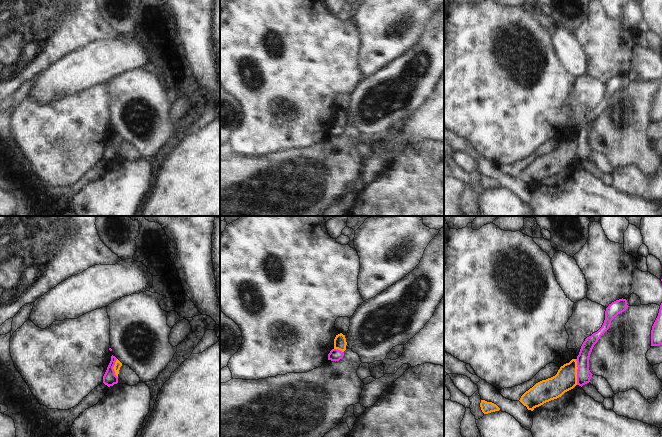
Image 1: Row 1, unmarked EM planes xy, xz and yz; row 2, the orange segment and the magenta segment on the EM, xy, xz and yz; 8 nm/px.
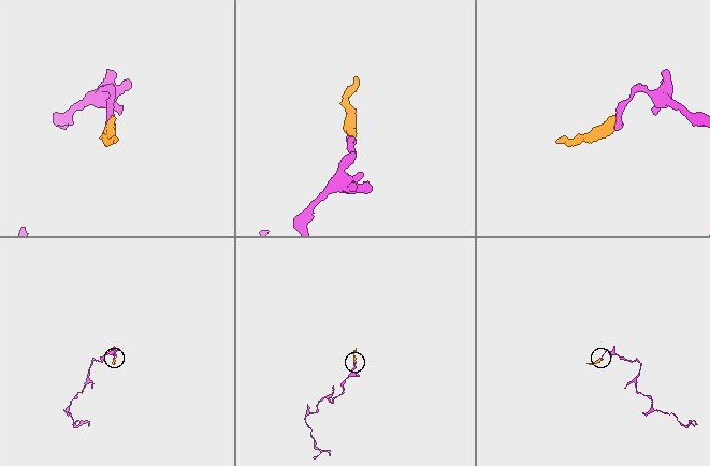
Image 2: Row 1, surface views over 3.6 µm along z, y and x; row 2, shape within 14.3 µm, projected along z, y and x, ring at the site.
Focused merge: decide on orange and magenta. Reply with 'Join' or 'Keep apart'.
Keep apart.

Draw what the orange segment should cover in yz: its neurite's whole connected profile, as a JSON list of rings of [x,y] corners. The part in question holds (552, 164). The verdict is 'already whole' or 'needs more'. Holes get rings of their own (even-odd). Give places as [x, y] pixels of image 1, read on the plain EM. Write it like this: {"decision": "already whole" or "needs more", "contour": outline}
{"decision": "already whole", "contour": [[[572,135],[561,142],[555,152],[536,159],[519,177],[533,187],[536,183],[561,173],[577,161],[577,145],[577,137]]]}

